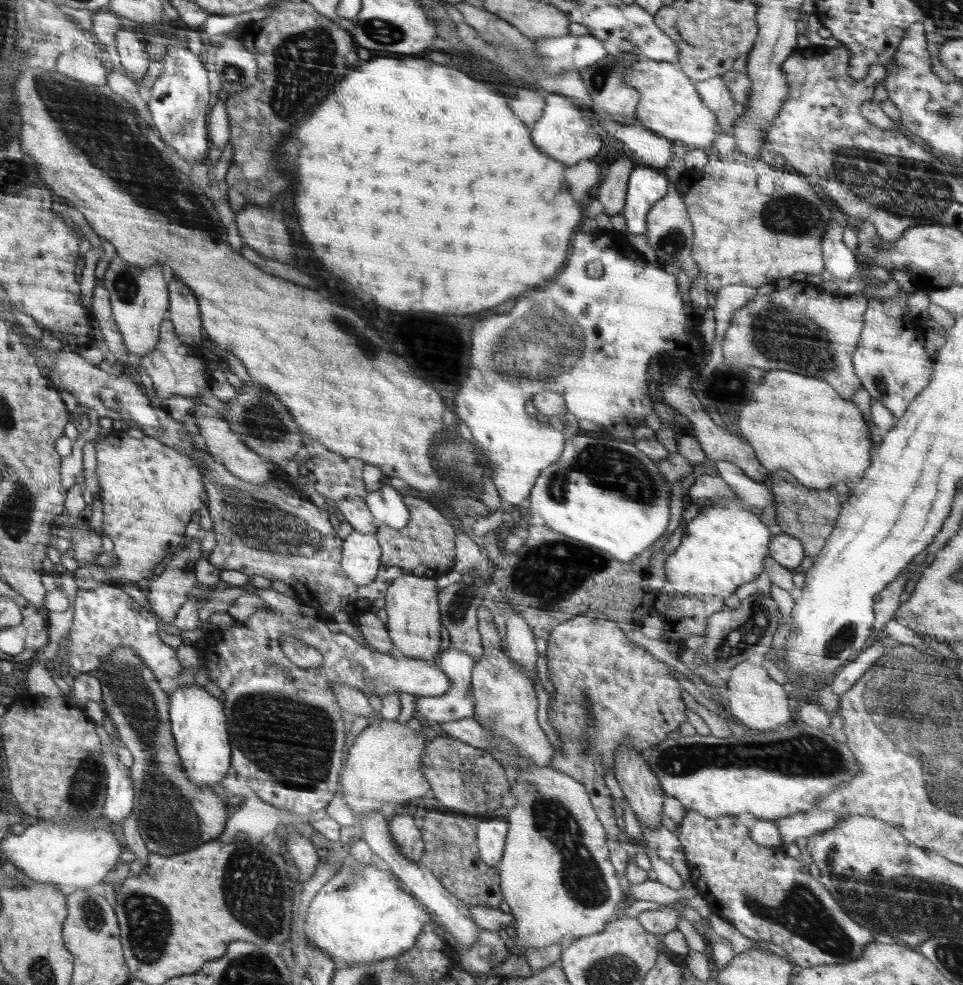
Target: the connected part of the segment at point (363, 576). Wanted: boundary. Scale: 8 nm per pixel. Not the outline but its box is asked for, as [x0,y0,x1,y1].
[343,531,381,584]

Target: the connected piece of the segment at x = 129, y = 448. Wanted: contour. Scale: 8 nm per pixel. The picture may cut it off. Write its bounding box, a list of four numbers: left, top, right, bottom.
[74,431,205,590]

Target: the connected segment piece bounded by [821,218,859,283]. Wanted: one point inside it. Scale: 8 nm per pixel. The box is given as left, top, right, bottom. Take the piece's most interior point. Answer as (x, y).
(839, 260)

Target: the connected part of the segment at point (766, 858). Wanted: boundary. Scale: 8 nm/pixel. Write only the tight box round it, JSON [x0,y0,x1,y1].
[677,810,876,969]

